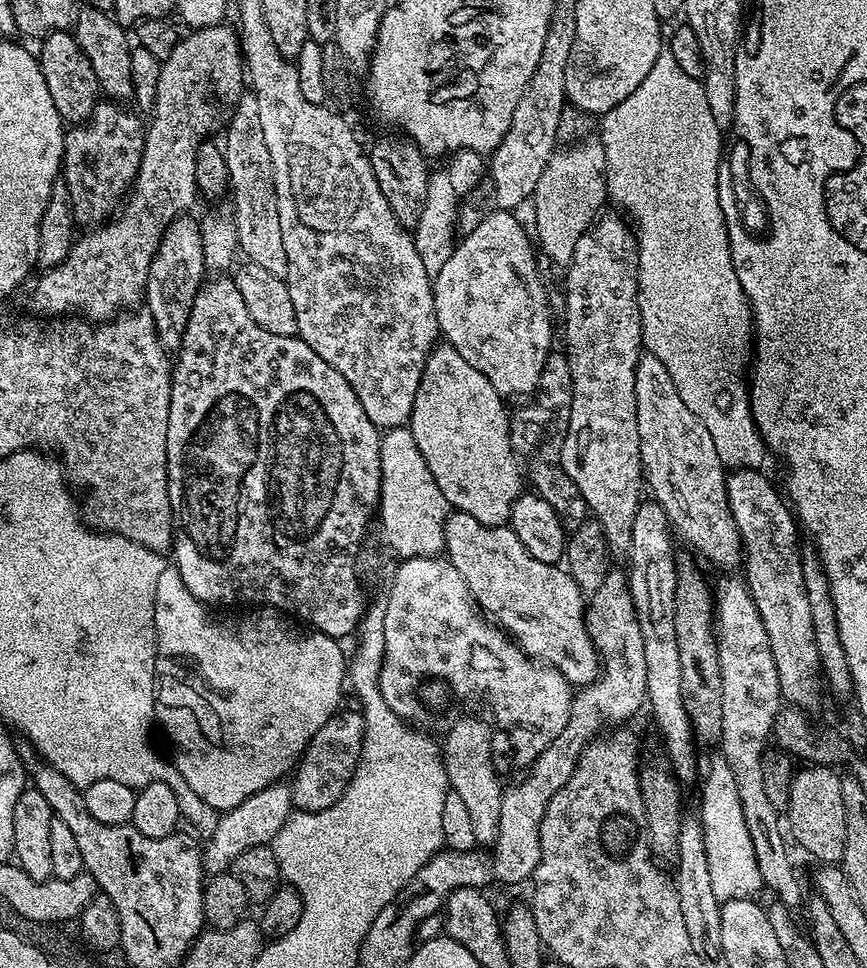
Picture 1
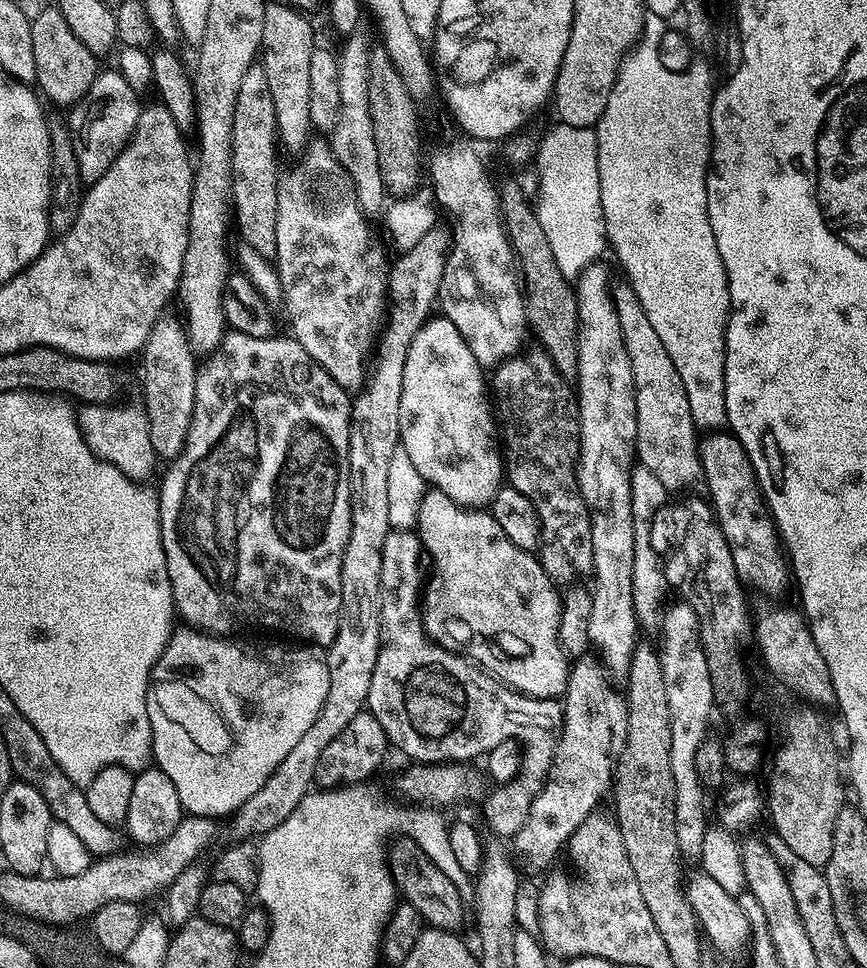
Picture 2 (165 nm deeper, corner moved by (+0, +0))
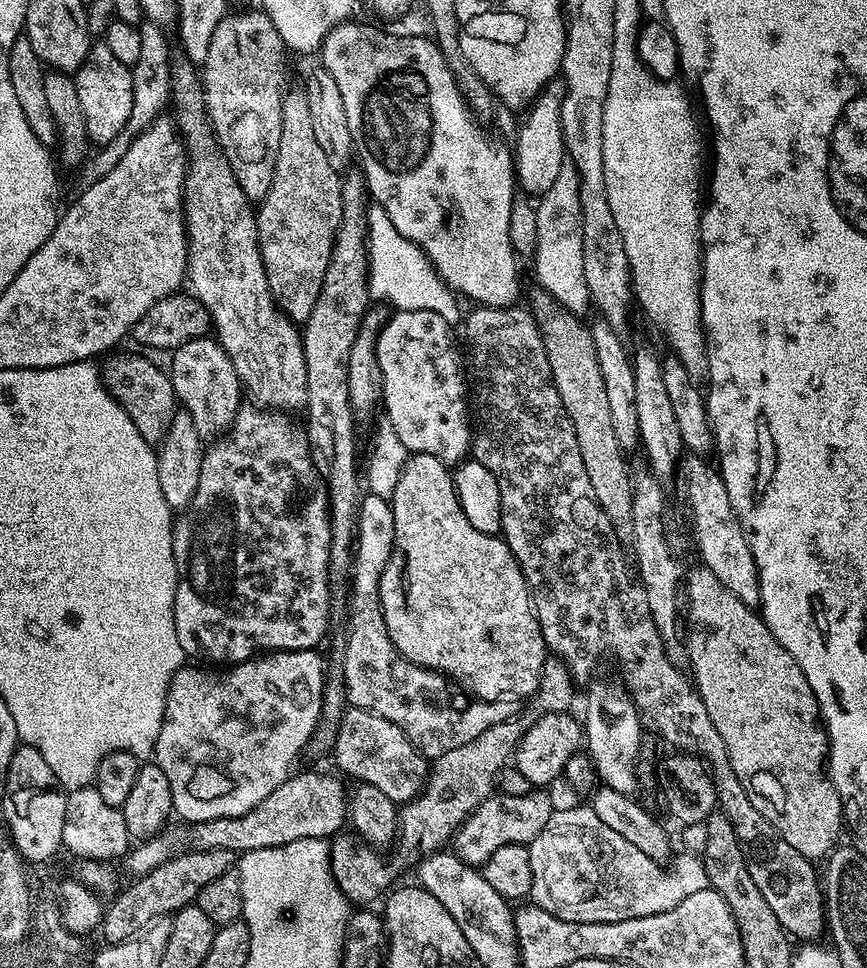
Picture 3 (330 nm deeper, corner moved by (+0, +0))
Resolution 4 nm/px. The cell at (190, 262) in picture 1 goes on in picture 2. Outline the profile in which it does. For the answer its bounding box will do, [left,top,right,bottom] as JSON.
[142,323,198,462]

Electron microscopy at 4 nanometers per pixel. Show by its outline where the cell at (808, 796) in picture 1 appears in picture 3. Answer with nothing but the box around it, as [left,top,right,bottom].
[686,566,846,862]

